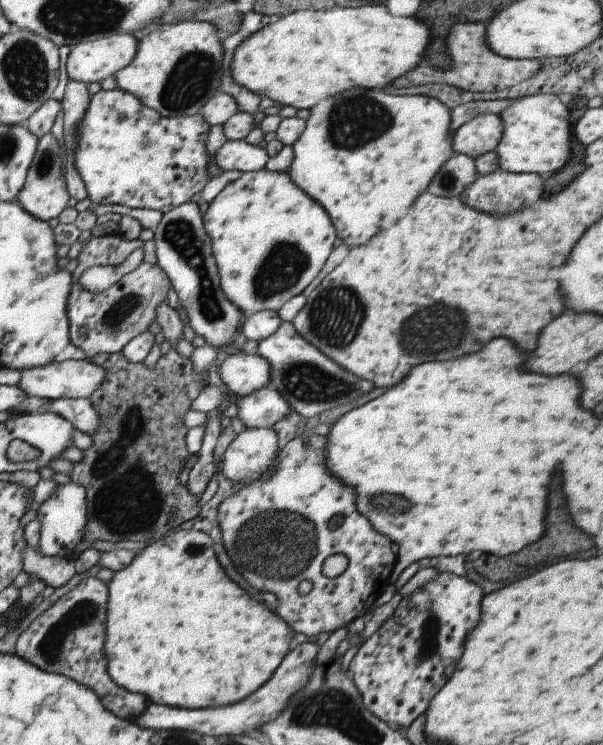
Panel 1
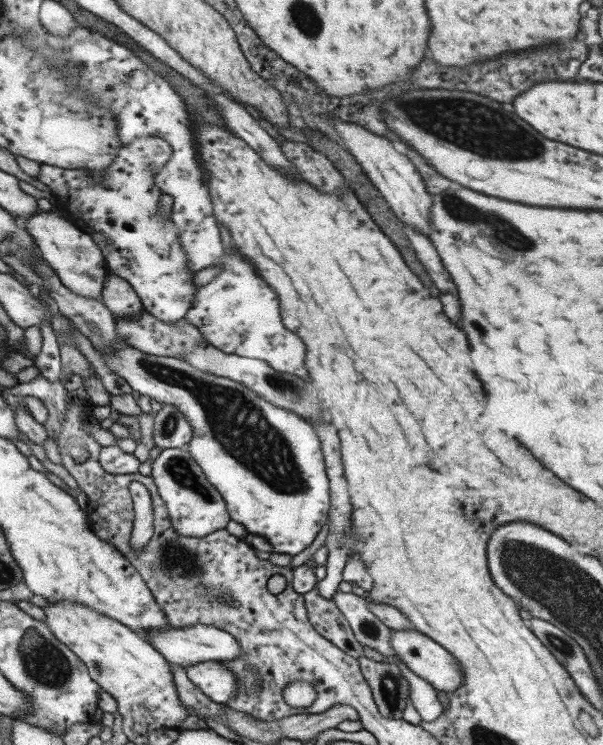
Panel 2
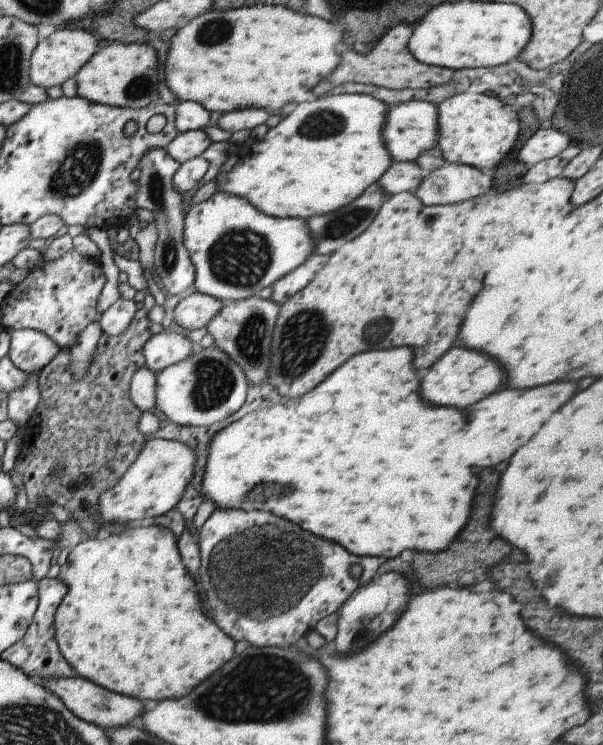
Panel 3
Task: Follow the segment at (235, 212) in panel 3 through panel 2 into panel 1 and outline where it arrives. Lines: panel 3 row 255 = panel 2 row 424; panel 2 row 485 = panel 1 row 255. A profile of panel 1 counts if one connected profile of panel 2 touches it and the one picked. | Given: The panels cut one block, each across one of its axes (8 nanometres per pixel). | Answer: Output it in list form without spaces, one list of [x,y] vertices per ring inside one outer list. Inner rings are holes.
[[[265,168],[243,172],[235,182],[227,184],[211,204],[203,206],[201,216],[203,228],[211,242],[221,292],[225,300],[241,312],[241,316],[259,310],[279,312],[289,298],[299,296],[307,288],[337,244],[337,232],[333,230],[323,208],[299,192],[299,188],[289,180],[287,172],[267,172]]]

